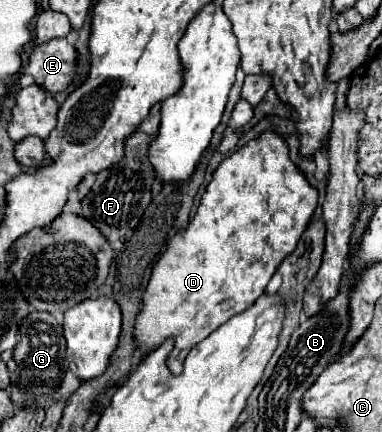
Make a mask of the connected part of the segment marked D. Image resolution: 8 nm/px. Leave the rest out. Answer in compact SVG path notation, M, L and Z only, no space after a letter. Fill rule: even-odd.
M264 132L222 160L222 164L212 174L196 216L188 222L186 230L180 230L172 236L166 252L154 266L150 284L142 296L142 312L138 314L138 324L134 324L134 338L138 348L144 344L142 354L150 354L166 338L174 338L174 348L168 354L166 364L172 374L182 372L184 358L194 344L210 336L232 316L250 308L264 294L264 288L280 262L296 248L316 204L318 192L292 164L288 158L286 142L274 132Z

